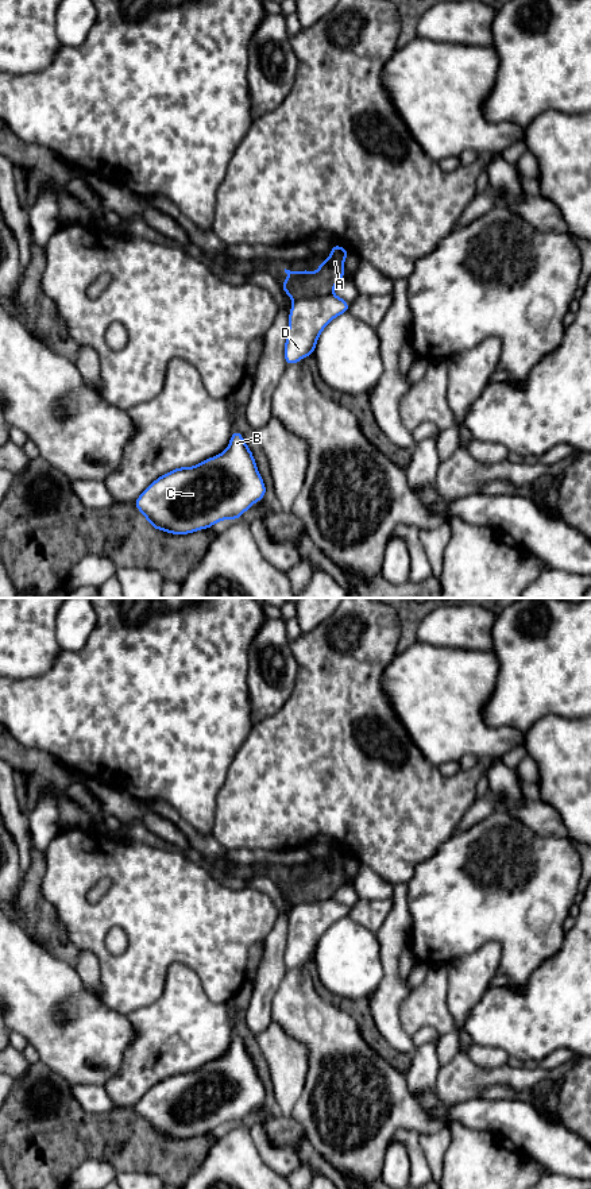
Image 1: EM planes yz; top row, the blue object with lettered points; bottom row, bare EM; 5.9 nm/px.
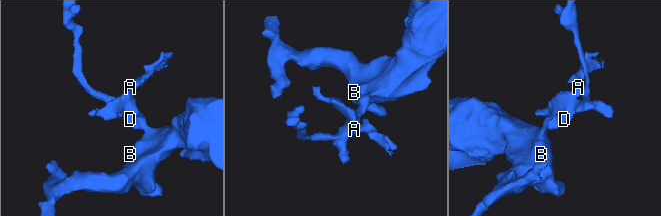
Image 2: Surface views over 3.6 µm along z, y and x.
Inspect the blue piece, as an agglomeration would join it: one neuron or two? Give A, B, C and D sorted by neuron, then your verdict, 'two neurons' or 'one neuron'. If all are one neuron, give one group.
A / B C D; two neurons

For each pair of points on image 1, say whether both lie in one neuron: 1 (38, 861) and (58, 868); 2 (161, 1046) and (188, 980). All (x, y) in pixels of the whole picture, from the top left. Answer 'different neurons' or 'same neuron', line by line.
1: different neurons
2: same neuron

